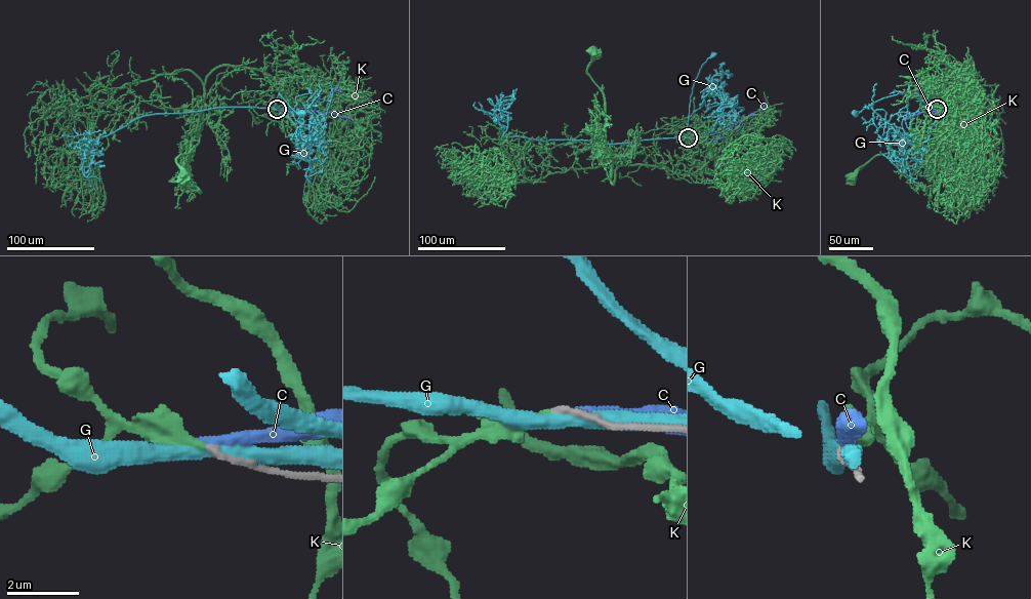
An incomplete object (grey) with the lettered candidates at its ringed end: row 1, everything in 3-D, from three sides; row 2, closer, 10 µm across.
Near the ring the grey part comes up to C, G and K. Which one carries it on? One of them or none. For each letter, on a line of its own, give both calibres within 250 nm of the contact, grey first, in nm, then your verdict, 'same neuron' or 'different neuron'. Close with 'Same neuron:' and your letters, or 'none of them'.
C: 190/400 nm | different neuron
G: 240/400 nm | different neuron
K: 180/280 nm | same neuron
Same neuron: K

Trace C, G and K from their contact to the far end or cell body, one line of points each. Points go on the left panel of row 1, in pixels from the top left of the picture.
C: (277, 110), (331, 112), (353, 120)
G: (278, 110), (282, 110), (276, 106), (279, 93), (295, 112), (302, 113)
K: (277, 110), (270, 103), (282, 97), (282, 79), (218, 66), (206, 78), (199, 142), (176, 159), (182, 177)

